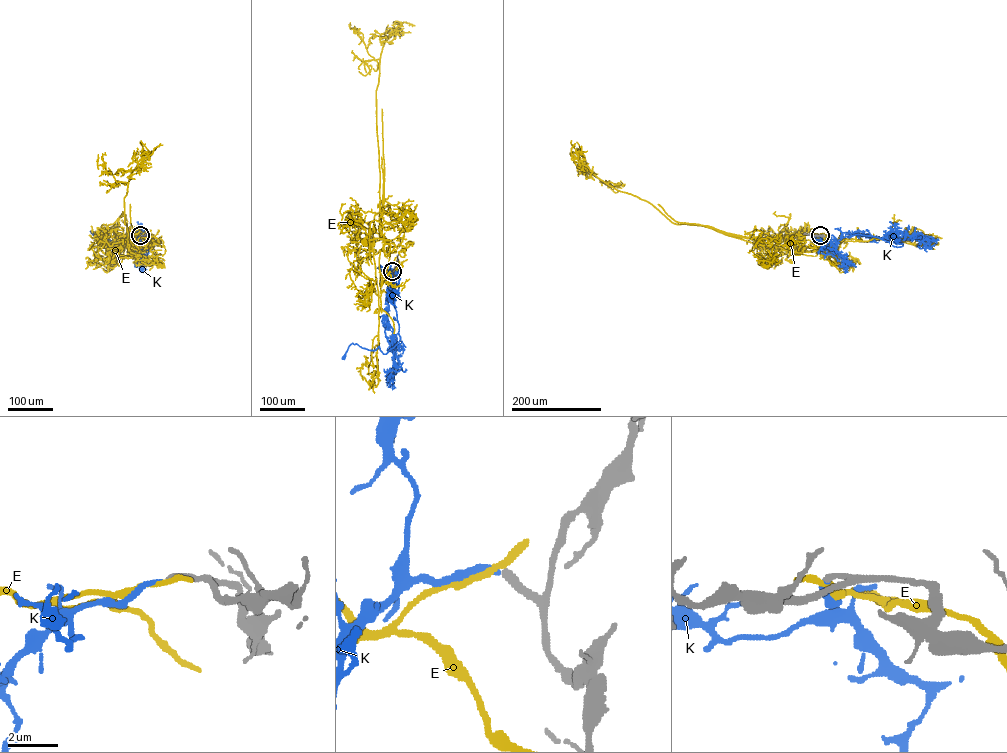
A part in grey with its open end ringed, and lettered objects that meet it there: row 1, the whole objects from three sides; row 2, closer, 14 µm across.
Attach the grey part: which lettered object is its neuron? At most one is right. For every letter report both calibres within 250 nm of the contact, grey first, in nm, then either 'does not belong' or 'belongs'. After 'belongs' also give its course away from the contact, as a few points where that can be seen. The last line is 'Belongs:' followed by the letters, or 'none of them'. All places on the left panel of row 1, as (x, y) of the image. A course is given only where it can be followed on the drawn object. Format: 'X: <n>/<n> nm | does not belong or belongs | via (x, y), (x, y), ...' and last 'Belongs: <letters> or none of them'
E: 240/200 nm | does not belong
K: 240/200 nm | belongs | via (140, 235), (137, 240), (142, 234), (147, 236), (144, 246), (135, 246), (128, 240), (118, 243), (92, 232)
Belongs: K

